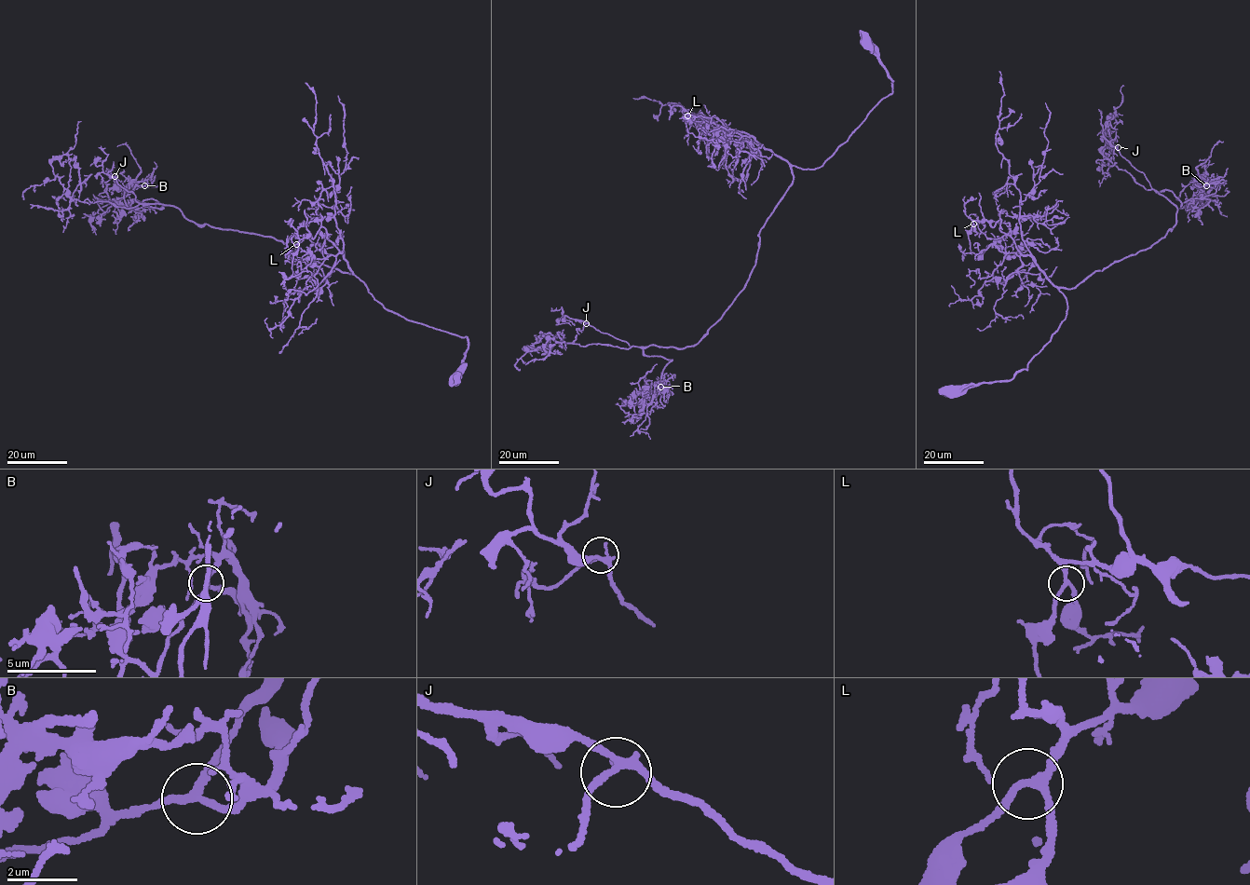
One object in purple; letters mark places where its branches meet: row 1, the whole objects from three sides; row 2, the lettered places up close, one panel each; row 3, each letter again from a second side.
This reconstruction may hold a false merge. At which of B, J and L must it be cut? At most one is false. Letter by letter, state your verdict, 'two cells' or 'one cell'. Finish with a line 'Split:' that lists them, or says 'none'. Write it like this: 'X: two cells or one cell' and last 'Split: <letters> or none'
B: one cell
J: one cell
L: one cell
Split: none

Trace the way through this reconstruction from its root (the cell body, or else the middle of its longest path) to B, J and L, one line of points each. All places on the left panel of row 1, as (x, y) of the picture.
B: (456, 379), (466, 337), (388, 310), (353, 274), (293, 260), (274, 238), (129, 197), (144, 185)
J: (456, 379), (466, 337), (388, 310), (353, 274), (293, 260), (274, 238), (140, 204), (115, 176)
L: (456, 379), (466, 337), (410, 320), (385, 307), (355, 275), (323, 227), (313, 238), (305, 235), (296, 244)

